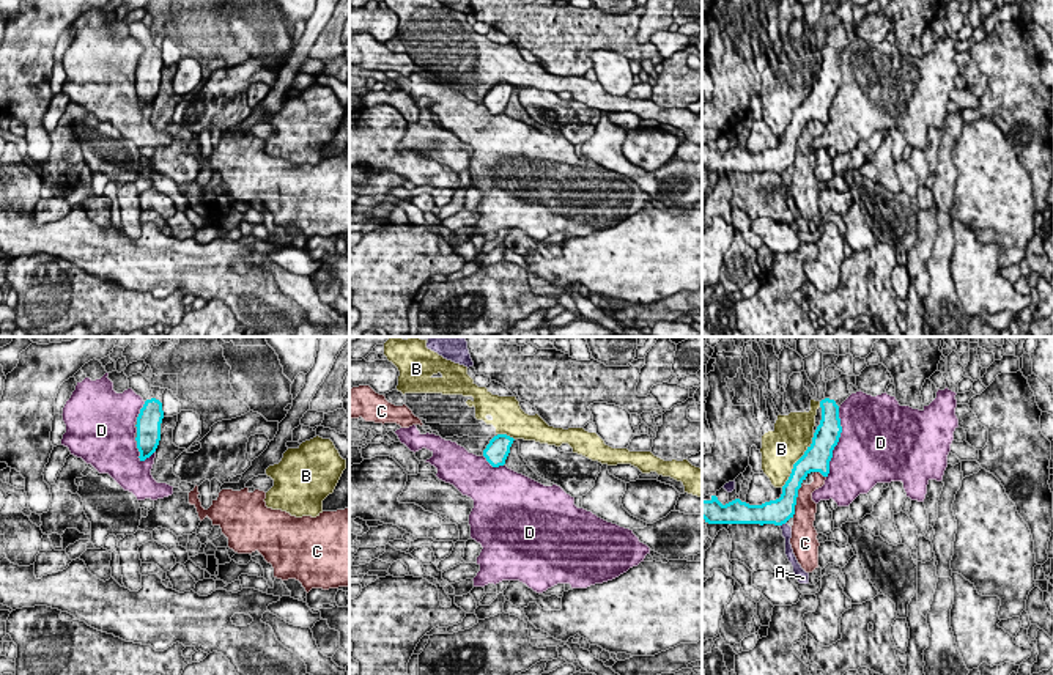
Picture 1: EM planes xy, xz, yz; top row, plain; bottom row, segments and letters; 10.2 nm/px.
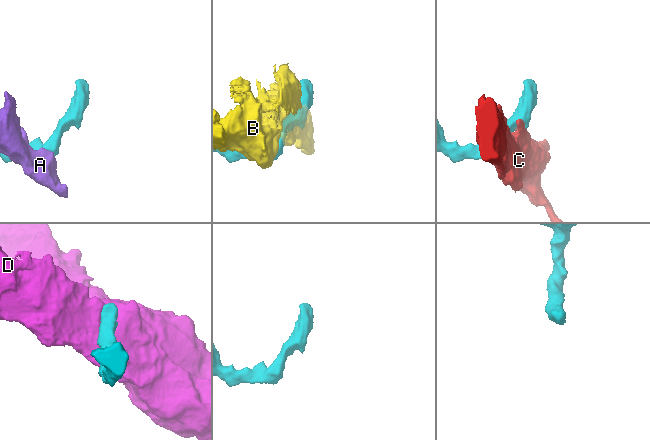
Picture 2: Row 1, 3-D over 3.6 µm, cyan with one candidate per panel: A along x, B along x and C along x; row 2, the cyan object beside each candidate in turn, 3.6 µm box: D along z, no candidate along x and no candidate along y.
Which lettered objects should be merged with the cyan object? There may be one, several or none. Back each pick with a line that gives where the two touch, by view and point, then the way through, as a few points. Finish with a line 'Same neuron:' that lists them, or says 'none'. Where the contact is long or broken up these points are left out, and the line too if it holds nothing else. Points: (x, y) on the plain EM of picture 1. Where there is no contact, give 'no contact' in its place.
Same neuron: none

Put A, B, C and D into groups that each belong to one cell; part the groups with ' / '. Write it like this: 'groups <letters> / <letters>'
groups A / B / C / D

